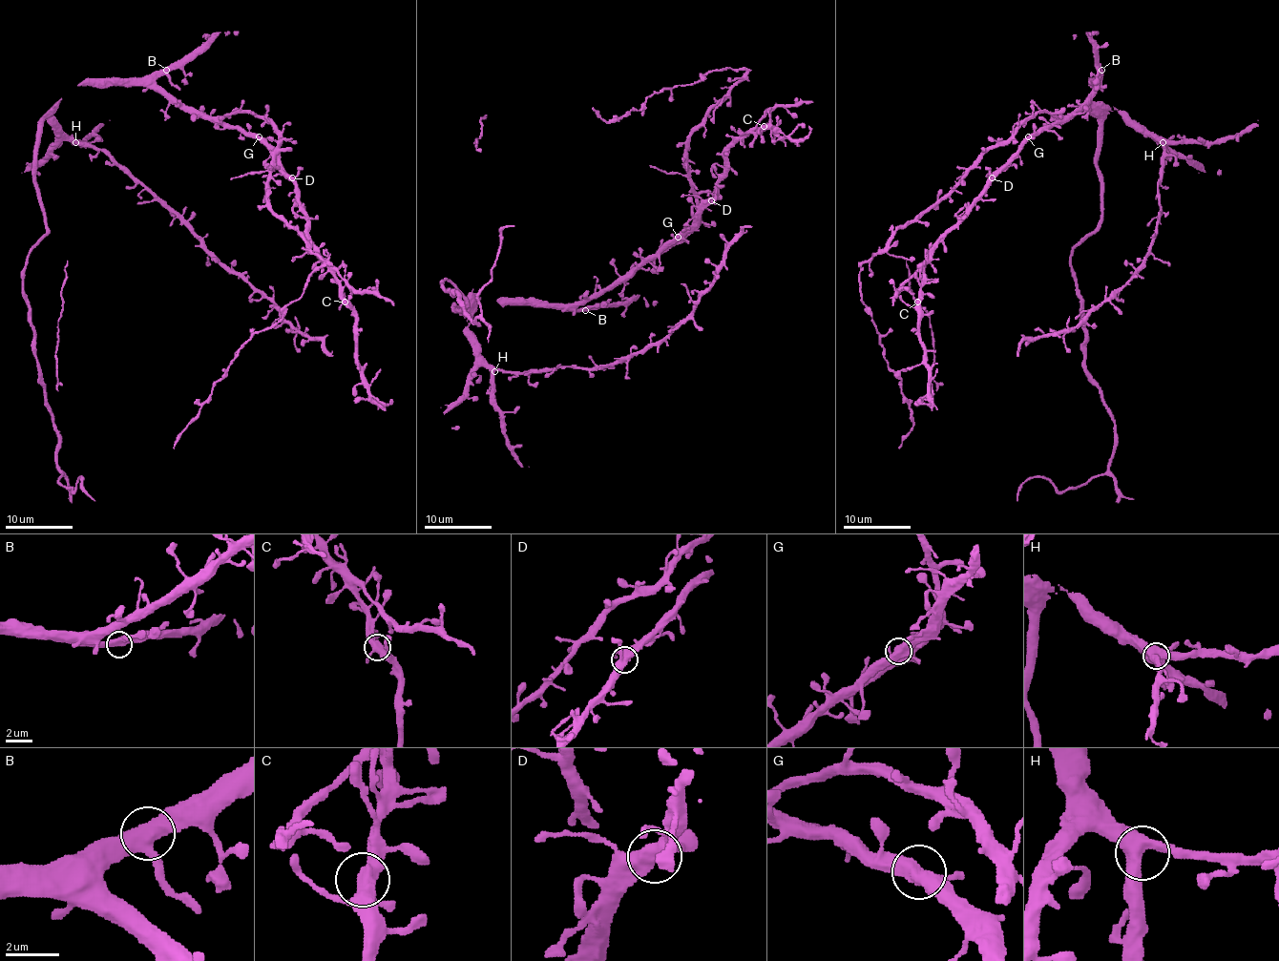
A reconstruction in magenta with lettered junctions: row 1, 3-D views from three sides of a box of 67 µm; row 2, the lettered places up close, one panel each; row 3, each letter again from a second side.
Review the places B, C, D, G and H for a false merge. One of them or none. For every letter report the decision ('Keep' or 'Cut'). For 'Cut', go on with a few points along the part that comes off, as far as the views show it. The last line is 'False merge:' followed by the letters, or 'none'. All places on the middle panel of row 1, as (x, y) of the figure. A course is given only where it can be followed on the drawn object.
B: Keep
C: Keep
D: Keep
G: Cut
H: Keep
False merge: G

